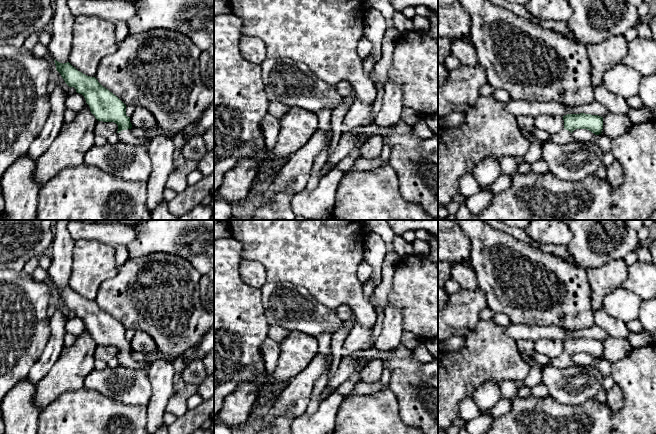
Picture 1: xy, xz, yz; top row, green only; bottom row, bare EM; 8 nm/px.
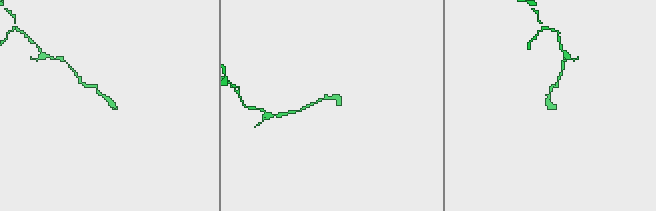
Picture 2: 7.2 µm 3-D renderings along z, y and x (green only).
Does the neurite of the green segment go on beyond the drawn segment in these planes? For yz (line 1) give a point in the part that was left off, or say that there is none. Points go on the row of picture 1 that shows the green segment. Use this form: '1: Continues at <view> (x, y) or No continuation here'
1: Continues at yz (564, 136)

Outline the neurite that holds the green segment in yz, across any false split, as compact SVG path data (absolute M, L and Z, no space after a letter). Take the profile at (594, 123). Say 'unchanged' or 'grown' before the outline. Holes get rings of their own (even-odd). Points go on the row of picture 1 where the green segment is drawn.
grown; M567 114L563 116L564 129L551 135L547 140L556 144L566 144L573 141L572 132L576 129L587 129L599 135L603 129L603 117L591 114Z

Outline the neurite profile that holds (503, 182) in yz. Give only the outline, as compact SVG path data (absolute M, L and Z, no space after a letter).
M500 174L492 184L486 187L481 186L481 189L490 191L493 194L497 194L508 189L510 185L511 185L510 178L508 176Z

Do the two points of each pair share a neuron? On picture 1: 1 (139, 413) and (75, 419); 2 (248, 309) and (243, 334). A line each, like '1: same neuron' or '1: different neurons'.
1: same neuron
2: same neuron

